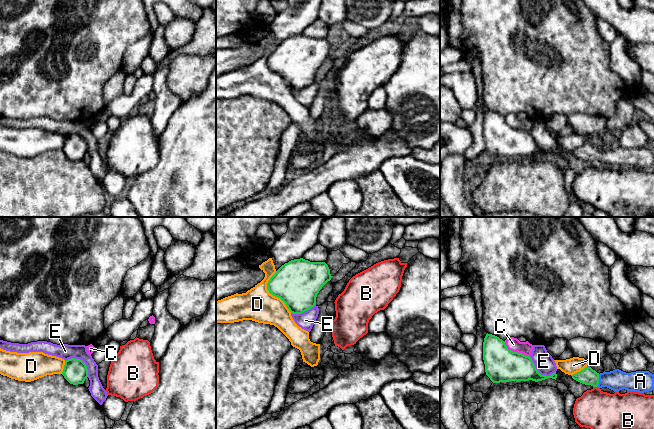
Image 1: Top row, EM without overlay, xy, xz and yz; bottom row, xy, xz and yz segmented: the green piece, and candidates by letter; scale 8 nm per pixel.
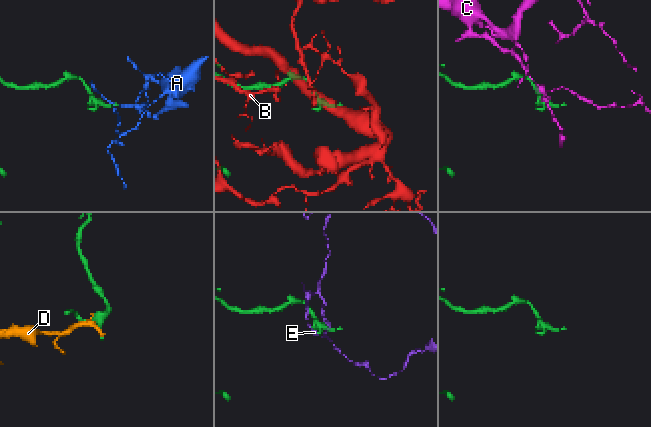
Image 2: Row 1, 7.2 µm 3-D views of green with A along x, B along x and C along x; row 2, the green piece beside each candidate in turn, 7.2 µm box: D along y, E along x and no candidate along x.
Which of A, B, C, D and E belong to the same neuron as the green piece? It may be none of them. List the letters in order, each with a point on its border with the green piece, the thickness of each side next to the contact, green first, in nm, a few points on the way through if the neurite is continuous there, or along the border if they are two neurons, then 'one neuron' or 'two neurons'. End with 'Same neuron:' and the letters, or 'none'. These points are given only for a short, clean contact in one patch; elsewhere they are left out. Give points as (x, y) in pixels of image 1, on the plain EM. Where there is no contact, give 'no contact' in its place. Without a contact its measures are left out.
A: yz (598, 156) | 140/170 nm | across yz (588, 152), (598, 156), (616, 156) | one neuron
B: yz (595, 162) | 140/340 nm | two neurons
C: yz (515, 128) | 280/110 nm | two neurons
D: xz (271, 69) | 360/280 nm | two neurons
E: xy (81, 136) | 200/120 nm | along xy (65, 136), (79, 134), (85, 140), (88, 152) | two neurons
Same neuron: A

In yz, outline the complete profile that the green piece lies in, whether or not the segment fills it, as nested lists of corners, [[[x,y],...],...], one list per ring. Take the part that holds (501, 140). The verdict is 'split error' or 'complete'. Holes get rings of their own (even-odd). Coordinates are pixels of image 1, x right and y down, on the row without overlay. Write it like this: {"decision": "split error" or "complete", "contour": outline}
{"decision": "complete", "contour": [[[488,109],[483,118],[483,136],[486,151],[493,159],[557,154],[556,148],[550,152],[541,151],[531,133],[509,126],[502,115]]]}

